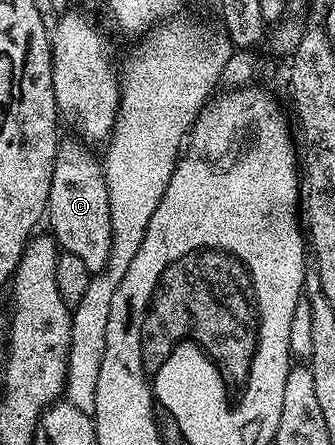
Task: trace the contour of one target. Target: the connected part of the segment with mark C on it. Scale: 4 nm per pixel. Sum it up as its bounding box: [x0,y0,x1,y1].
[47,139,111,275]

